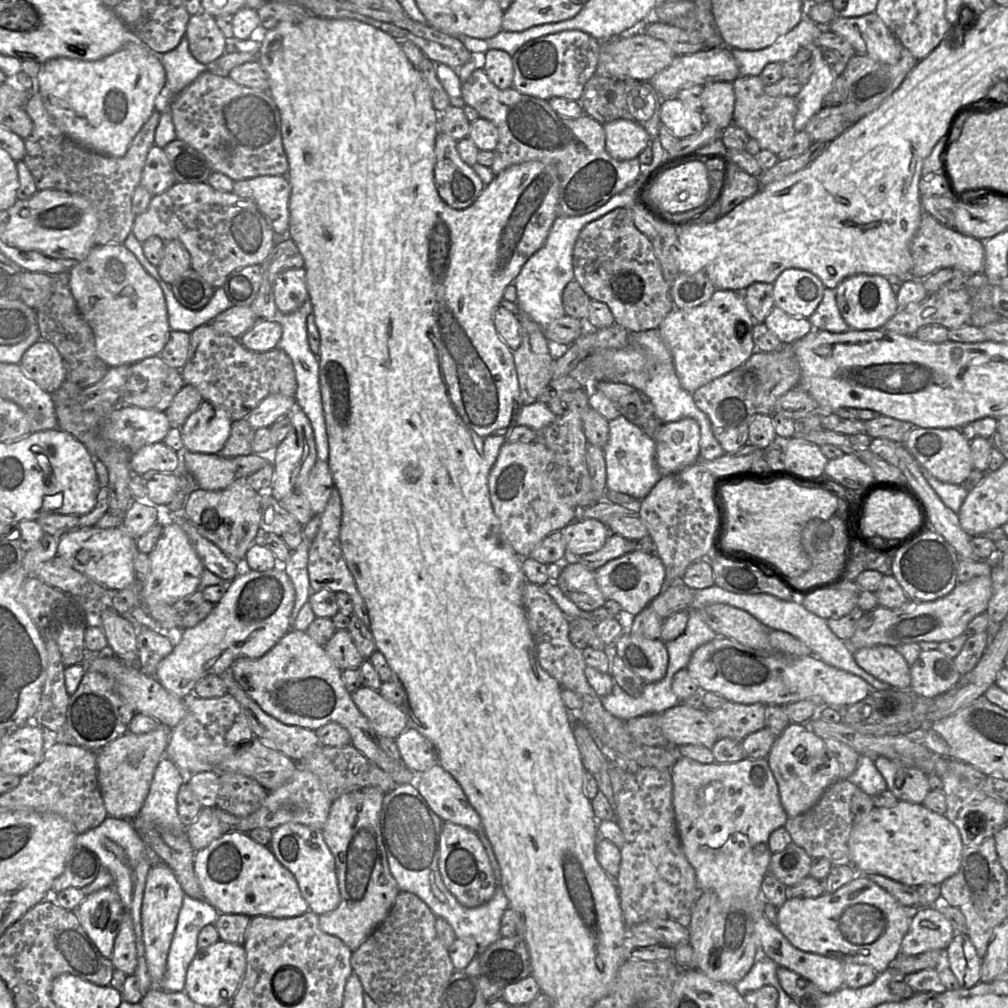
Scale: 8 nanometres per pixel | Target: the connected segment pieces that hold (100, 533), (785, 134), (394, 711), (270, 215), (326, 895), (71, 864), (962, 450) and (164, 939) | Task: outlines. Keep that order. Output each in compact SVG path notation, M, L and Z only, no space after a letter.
M78 527L59 539L57 555L72 568L93 579L109 591L118 591L135 583L134 558L138 551L136 539L122 527Z
M760 76L738 77L733 82L735 107L733 124L744 129L748 136L755 139L762 150L778 154L792 141L796 130L794 120L797 113L795 97L772 97L765 93L765 84Z
M362 685L351 693L351 698L379 737L396 739L407 728L402 707L383 697L378 690Z
M258 176L234 182L232 192L252 200L265 217L274 234L287 234L289 228L290 183L286 176Z
M287 822L272 830L269 848L278 861L295 876L309 911L322 915L337 908L340 903L340 892L335 859L324 840L322 830Z
M75 845L67 857L63 873L52 884L51 895L70 887L86 887L96 879L101 869L100 859L95 852Z
M914 427L906 436L904 446L917 460L921 468L941 482L961 485L972 472L970 442L957 428Z
M163 862L152 865L146 880L141 912L145 955L152 987L158 987L165 975L168 952L184 896L181 884L168 865Z

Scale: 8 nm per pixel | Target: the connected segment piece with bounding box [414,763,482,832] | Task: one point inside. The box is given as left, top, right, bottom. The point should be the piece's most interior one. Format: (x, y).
(444, 795)

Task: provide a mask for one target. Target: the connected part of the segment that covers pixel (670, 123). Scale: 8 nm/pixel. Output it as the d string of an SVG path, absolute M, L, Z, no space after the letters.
M676 97L662 100L660 120L679 139L698 134L705 125L701 110L691 108Z

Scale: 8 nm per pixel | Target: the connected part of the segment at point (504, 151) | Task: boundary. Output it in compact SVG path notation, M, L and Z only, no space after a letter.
M483 68L475 69L468 79L461 83L461 103L476 109L481 118L492 122L498 129L499 140L490 169L494 175L510 166L528 161L541 161L555 166L559 178L558 216L581 216L604 205L611 197L632 184L639 175L640 162L637 158L616 160L606 150L606 135L601 123L591 116L571 119L558 114L544 99L522 94L513 87L499 89L486 75Z

